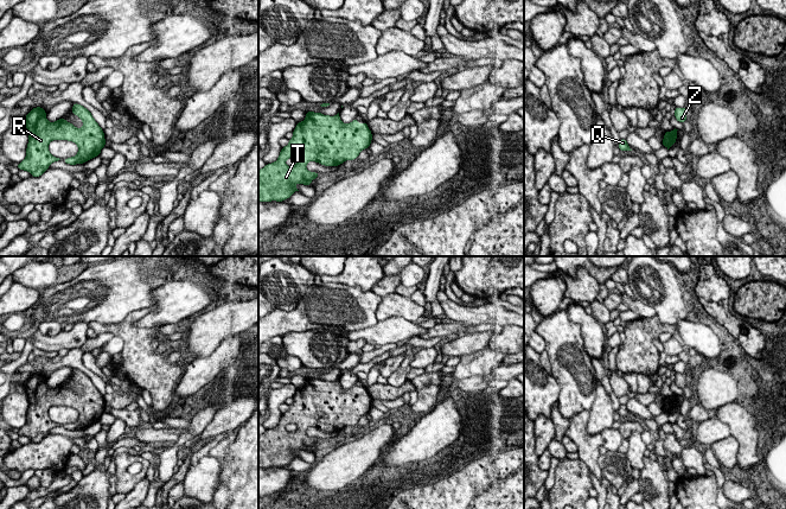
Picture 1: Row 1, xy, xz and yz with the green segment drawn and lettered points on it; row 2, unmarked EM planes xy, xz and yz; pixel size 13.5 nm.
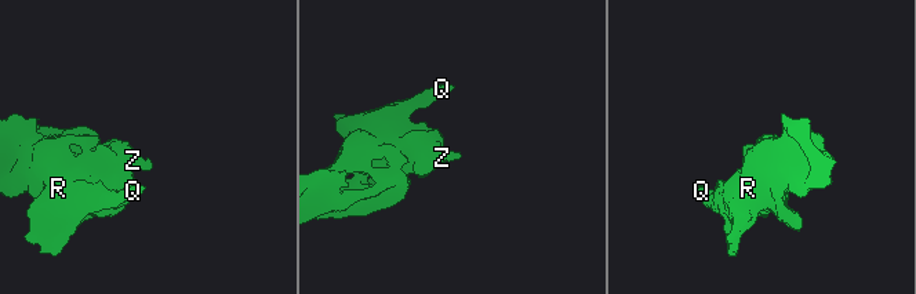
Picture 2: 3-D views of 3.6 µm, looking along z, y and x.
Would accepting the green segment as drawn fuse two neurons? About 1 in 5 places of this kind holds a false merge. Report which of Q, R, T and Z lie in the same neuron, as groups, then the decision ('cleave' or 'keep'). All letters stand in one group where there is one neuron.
Q R T Z | keep

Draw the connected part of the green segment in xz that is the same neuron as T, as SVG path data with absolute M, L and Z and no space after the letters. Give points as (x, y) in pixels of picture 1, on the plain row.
M306 377L305 386L296 389L293 400L279 425L258 435L258 467L283 467L299 457L295 450L311 451L319 441L306 434L308 427L339 432L357 425L372 407L366 388L353 384L351 389L344 389L339 378L330 382Z

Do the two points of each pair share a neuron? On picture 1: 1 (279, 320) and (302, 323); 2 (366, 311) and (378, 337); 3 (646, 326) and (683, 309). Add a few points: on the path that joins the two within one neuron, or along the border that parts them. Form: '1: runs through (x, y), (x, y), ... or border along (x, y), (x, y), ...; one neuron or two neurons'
1: runs through (285, 322), (296, 322); one neuron
2: border along (377, 320), (372, 325), (346, 331); two neurons
3: border along (656, 315), (662, 323), (675, 325); two neurons

